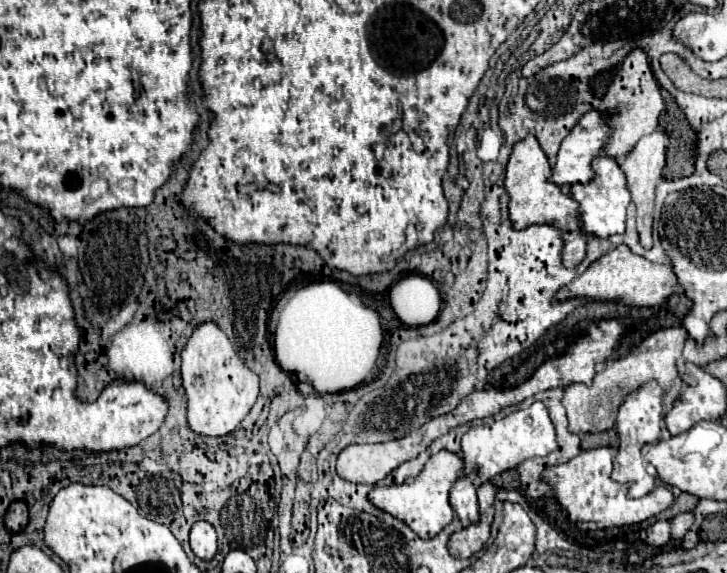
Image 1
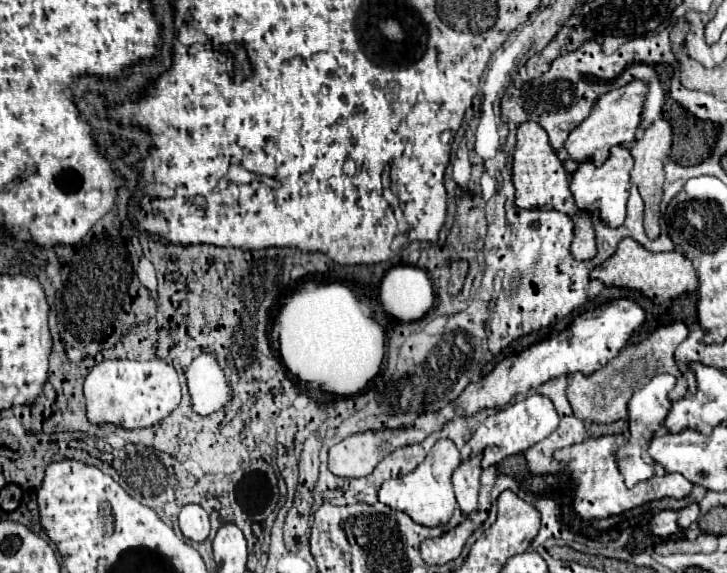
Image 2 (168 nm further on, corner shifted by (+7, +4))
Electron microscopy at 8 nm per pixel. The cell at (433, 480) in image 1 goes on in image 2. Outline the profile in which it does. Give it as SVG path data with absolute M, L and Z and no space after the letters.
M441 438L411 474L397 476L381 484L379 502L387 504L393 510L405 512L407 516L411 516L413 522L421 526L447 524L449 518L453 516L453 510L457 508L453 486L451 486L451 474L459 464L461 464L461 458L459 458L457 446L449 438Z

